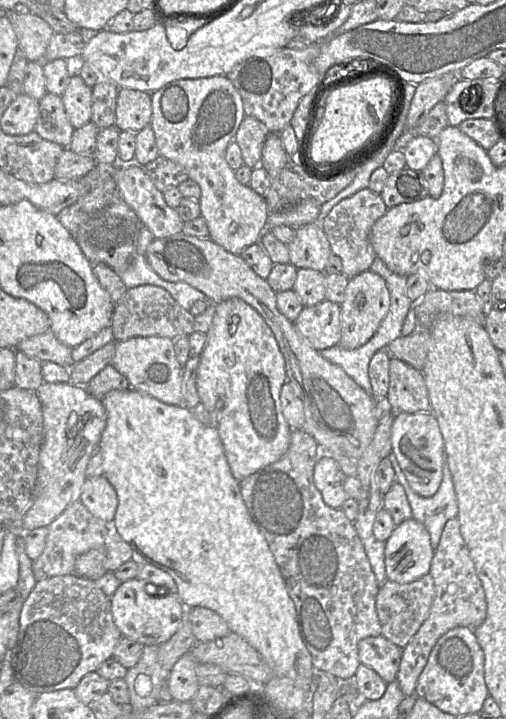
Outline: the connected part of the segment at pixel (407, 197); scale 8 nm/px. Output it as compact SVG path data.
M405 167L389 174L380 196L388 209L411 203L428 196L427 182L421 171Z

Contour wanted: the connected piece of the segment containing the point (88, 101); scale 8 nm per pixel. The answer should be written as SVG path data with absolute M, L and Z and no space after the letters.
M80 75L70 77L67 88L61 95L67 118L74 129L91 121L92 88L87 86Z

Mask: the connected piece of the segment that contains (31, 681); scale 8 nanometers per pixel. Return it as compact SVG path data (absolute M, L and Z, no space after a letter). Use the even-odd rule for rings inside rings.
M75 575L53 576L39 580L36 582L35 587L24 601L20 613L19 631L12 658L14 681L19 682L25 688L38 694L68 688L74 689L86 674L94 672L102 662L112 657L114 648L122 637L122 633L113 621L111 599L97 586L95 581Z

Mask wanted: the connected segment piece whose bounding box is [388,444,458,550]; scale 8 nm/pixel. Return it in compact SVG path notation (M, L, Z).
M444 444L443 478L437 492L432 497L423 497L414 492L394 454L388 456L398 482L405 490L412 509L414 519L424 524L430 534L431 546L437 549L445 524L448 520L457 518L458 503L452 475L447 463Z

